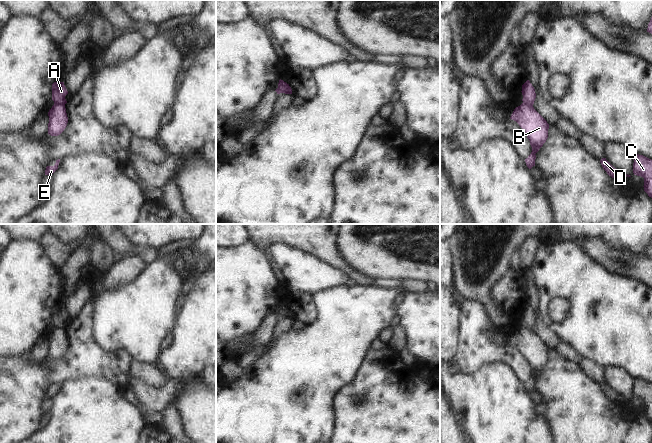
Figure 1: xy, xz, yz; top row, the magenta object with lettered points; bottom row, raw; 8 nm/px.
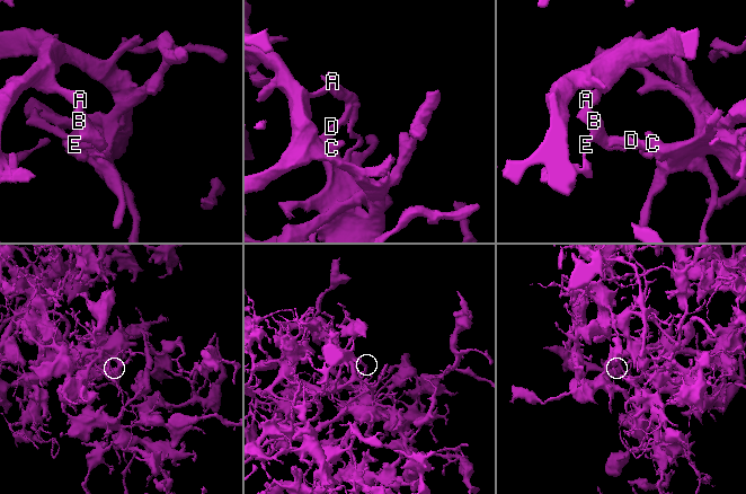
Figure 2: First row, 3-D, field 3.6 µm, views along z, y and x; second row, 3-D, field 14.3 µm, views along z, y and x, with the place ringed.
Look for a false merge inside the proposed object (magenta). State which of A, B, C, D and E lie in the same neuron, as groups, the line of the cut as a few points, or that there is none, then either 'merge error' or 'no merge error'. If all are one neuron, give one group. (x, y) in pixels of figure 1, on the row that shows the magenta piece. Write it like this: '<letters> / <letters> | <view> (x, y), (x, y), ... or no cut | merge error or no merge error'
A C D / B E | xy (54, 103), (64, 105) | merge error

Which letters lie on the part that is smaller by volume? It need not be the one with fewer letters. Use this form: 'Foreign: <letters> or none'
Foreign: B, E

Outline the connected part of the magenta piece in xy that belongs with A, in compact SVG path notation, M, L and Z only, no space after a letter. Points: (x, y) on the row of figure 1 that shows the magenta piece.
M54 82L52 84L52 100L54 104L65 105L67 103L65 96L68 94L68 91L64 85L64 82Z

